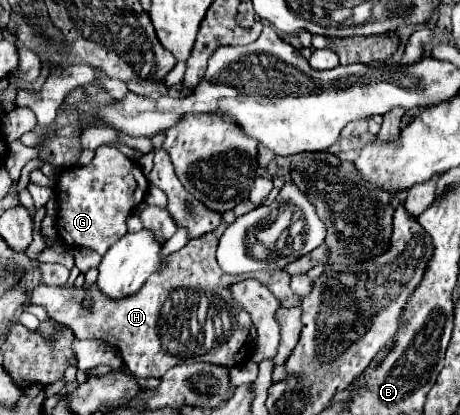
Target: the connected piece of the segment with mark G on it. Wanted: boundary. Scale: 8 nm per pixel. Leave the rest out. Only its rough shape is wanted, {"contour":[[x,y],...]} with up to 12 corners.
{"contour":[[114,147],[62,169],[56,227],[104,255],[150,183]]}

